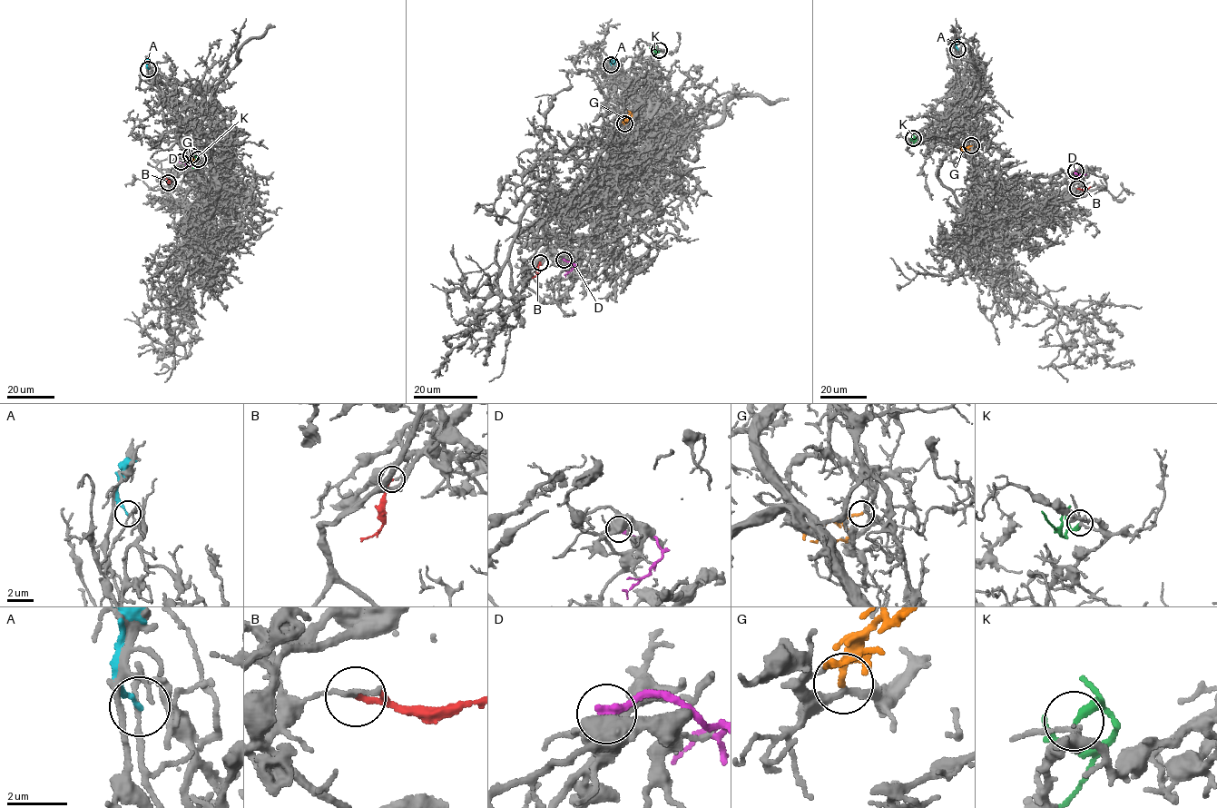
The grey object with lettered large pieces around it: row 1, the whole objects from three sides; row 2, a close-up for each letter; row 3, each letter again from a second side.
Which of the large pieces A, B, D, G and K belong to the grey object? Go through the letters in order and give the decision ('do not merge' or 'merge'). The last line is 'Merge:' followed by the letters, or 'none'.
A: do not merge
B: do not merge
D: do not merge
G: merge
K: do not merge
Merge: G

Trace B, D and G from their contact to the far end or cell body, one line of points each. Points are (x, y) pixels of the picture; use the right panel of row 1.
B: (1077, 188), (1090, 187)
D: (1075, 171), (1076, 173), (1086, 174)
G: (971, 145), (960, 146)

